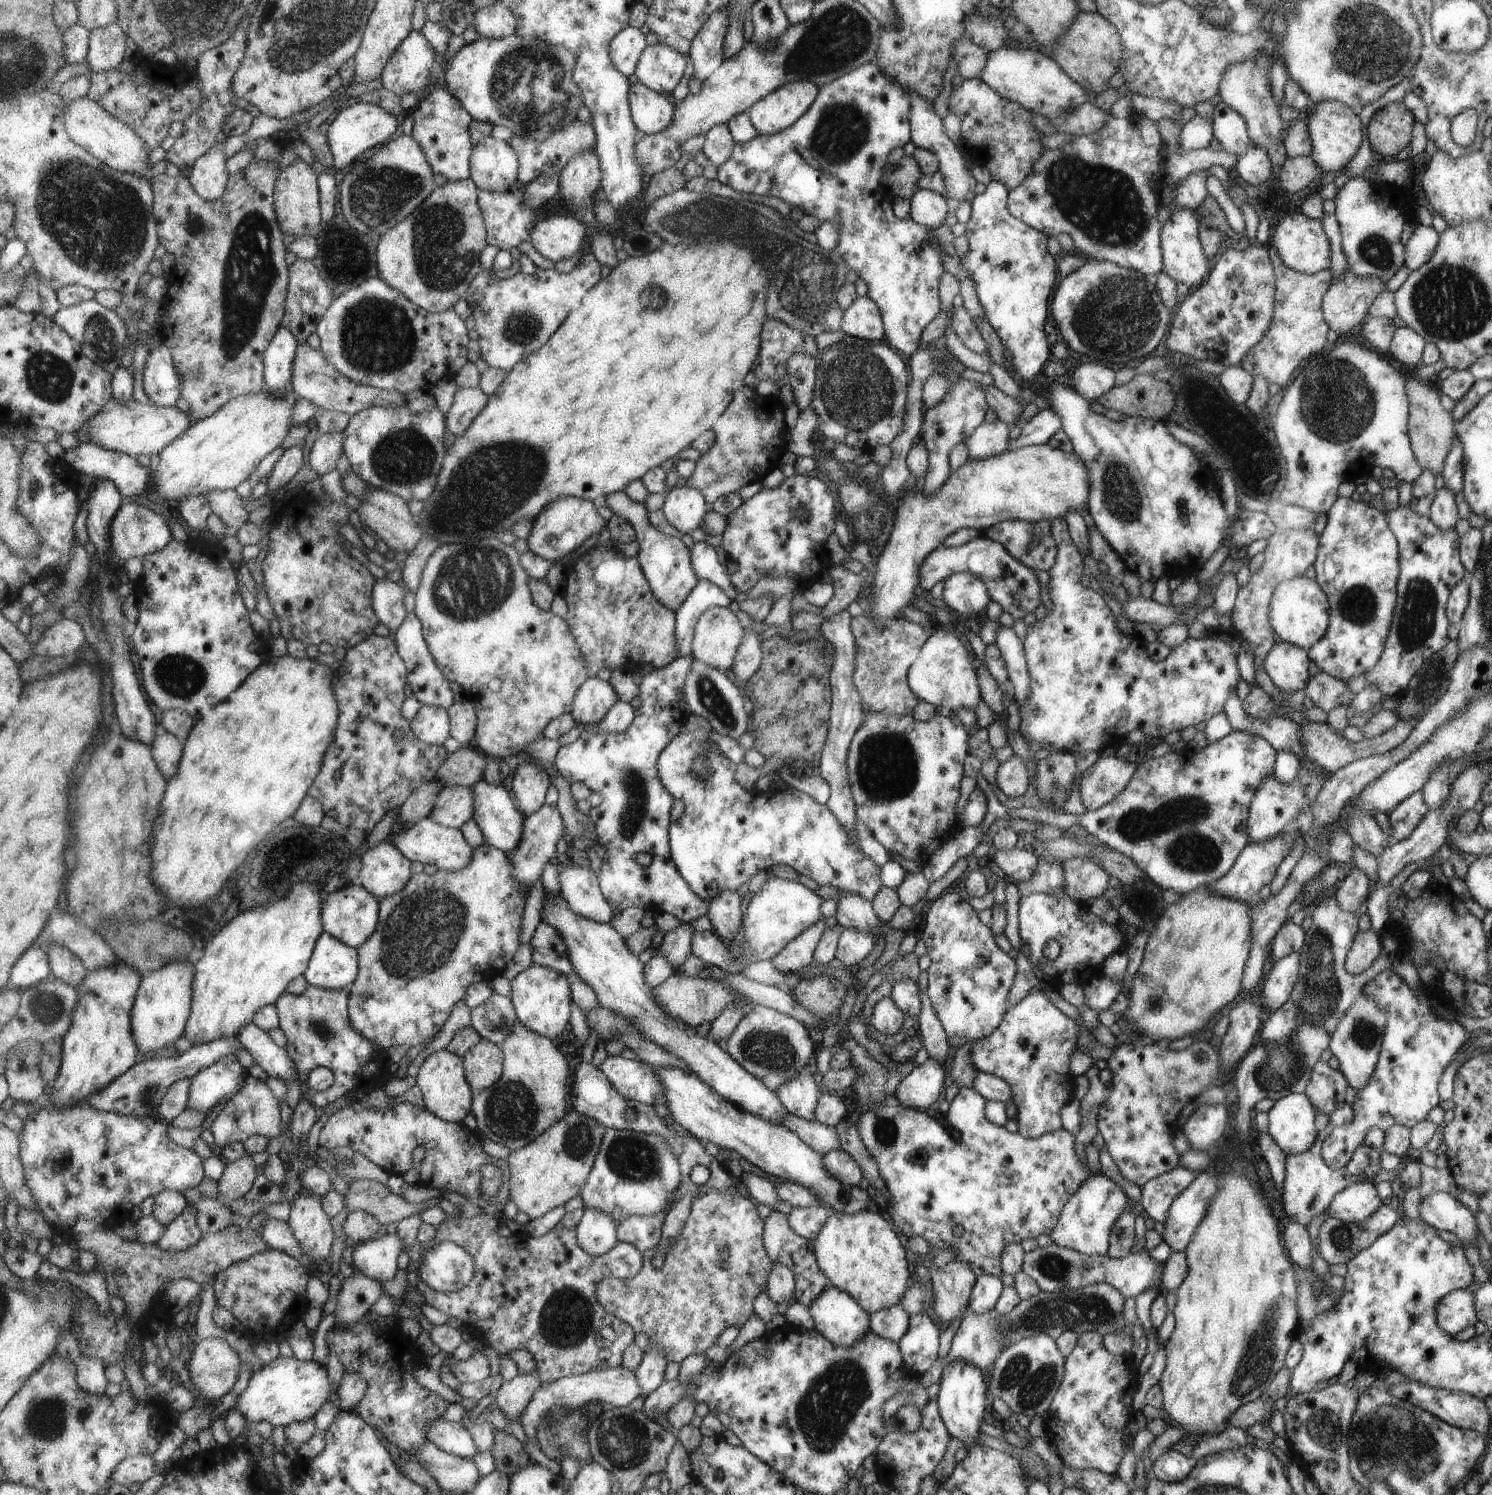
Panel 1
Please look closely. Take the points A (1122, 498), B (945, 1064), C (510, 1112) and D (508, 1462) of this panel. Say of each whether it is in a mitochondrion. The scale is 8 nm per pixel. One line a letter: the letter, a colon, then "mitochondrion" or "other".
A: mitochondrion
B: other
C: mitochondrion
D: other

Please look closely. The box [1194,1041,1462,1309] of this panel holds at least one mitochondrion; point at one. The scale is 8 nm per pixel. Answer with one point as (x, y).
(1342, 1237)

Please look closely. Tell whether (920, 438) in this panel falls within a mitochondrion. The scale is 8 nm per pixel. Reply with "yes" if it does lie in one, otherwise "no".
no

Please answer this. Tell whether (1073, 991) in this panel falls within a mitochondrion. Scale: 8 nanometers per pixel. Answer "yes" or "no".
no

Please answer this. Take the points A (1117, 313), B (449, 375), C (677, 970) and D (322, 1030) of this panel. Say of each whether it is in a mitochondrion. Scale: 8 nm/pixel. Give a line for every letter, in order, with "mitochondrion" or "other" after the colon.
A: mitochondrion
B: other
C: other
D: mitochondrion

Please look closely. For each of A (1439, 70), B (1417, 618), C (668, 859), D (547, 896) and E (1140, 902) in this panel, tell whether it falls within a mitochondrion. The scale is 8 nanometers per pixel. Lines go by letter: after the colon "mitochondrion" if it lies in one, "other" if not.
A: mitochondrion
B: mitochondrion
C: other
D: other
E: mitochondrion

